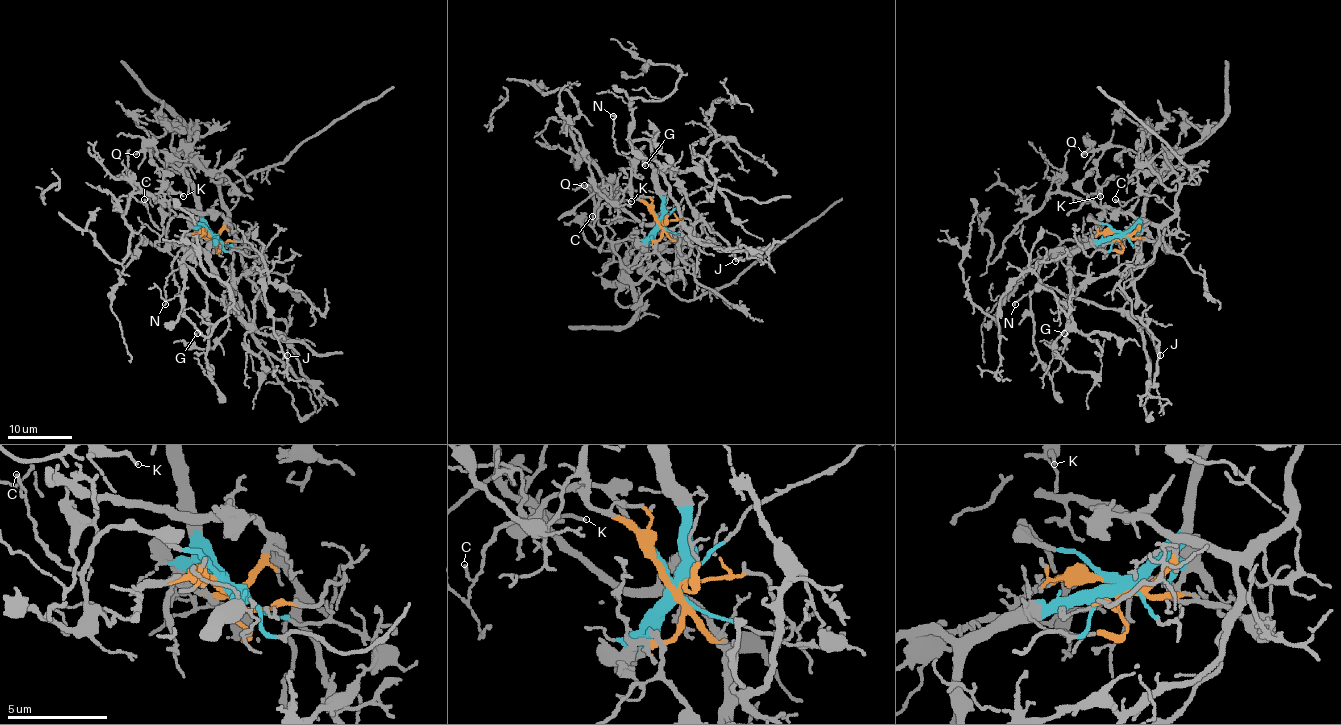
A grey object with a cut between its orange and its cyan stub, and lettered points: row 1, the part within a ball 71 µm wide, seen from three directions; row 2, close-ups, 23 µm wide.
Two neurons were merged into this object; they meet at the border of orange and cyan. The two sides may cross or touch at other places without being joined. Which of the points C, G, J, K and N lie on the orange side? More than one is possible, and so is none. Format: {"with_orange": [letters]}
{"with_orange": ["J", "K", "N"]}

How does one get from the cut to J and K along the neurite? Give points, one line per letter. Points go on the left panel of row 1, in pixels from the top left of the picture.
J: (209, 235), (214, 237), (227, 220), (245, 275), (267, 312), (287, 325), (287, 356)
K: (209, 235), (214, 237), (226, 220), (216, 214), (174, 208), (169, 195), (180, 193), (184, 196)

